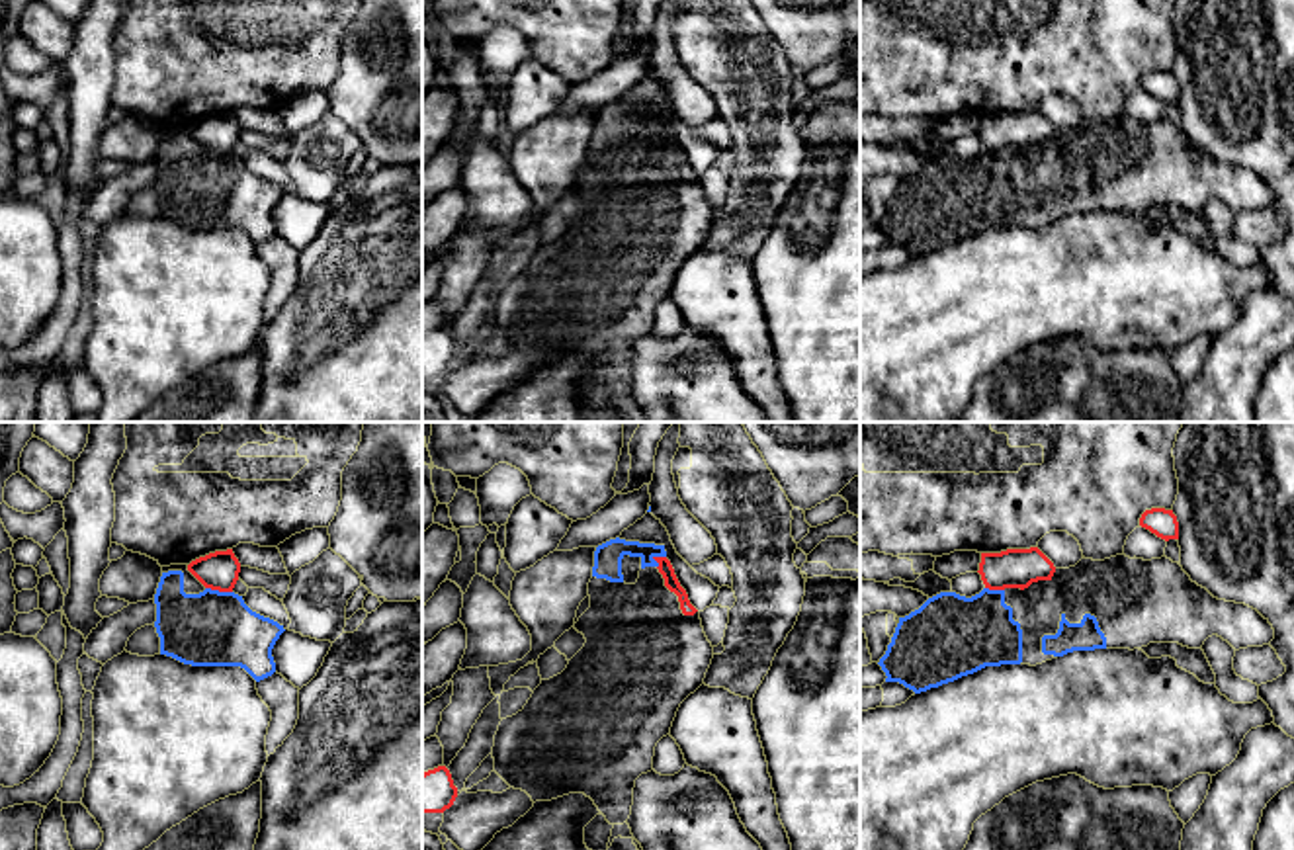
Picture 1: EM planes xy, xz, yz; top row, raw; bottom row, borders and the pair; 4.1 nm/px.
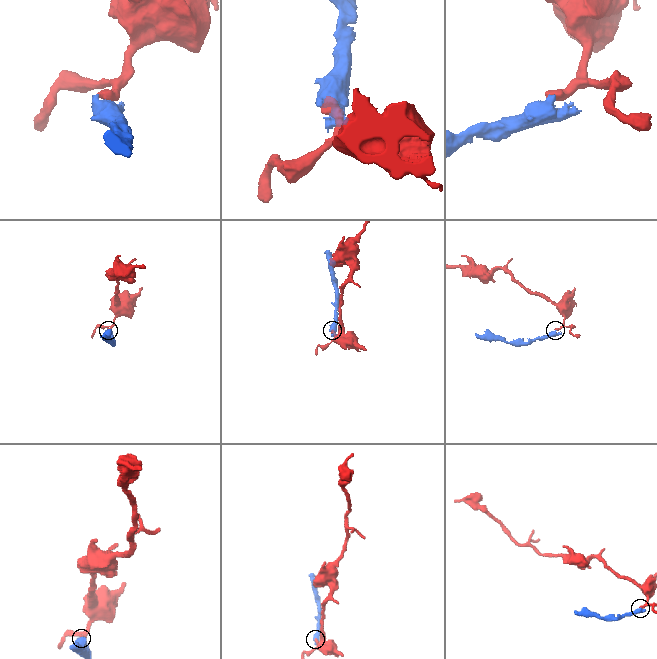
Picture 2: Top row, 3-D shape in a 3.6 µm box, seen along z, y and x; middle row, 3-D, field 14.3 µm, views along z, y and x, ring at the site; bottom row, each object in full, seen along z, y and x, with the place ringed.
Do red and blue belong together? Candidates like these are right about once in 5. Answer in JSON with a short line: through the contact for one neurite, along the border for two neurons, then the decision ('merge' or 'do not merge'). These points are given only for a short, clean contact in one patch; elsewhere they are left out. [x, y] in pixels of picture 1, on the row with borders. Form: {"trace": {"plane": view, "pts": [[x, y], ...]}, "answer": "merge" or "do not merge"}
{"trace": {"plane": "xy", "pts": [[206, 587], [231, 593]]}, "answer": "do not merge"}

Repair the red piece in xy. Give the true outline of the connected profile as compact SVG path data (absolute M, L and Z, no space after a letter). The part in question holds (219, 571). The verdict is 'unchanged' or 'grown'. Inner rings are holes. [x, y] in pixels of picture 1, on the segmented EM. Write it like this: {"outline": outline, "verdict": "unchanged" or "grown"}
{"outline": "M233 549L215 551L188 565L188 571L205 586L219 592L233 592L240 563Z", "verdict": "unchanged"}

